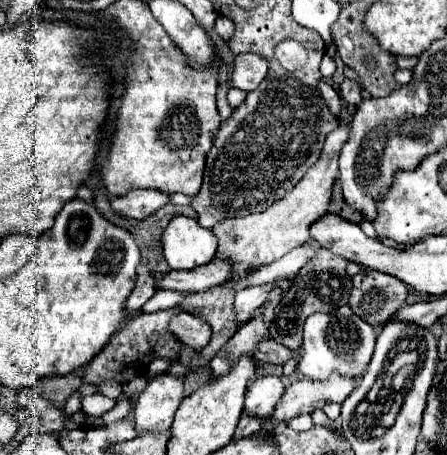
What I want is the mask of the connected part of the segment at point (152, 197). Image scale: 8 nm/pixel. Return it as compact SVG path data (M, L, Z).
M130 190L126 196L112 198L110 208L122 218L144 220L154 214L160 206L168 204L168 194L154 190Z

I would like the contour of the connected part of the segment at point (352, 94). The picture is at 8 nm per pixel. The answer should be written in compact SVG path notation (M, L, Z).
M344 80L344 82L340 84L340 96L342 96L344 102L354 104L354 106L362 100L362 96L360 96L360 86L358 86L354 80Z

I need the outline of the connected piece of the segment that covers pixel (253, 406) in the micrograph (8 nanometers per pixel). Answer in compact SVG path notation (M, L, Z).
M262 376L256 378L254 384L246 392L244 410L258 418L272 416L278 400L284 394L284 384L278 376Z

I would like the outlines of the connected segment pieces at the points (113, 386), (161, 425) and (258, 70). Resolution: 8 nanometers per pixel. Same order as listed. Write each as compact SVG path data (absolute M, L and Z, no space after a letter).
M106 382L106 384L98 384L100 394L108 396L108 398L120 398L122 394L122 386L118 382Z
M160 374L152 378L146 384L144 392L140 394L138 404L134 406L136 434L142 436L142 432L170 430L182 398L184 398L182 380L168 374Z
M238 54L234 58L232 86L244 92L252 92L266 76L268 62L258 54Z

